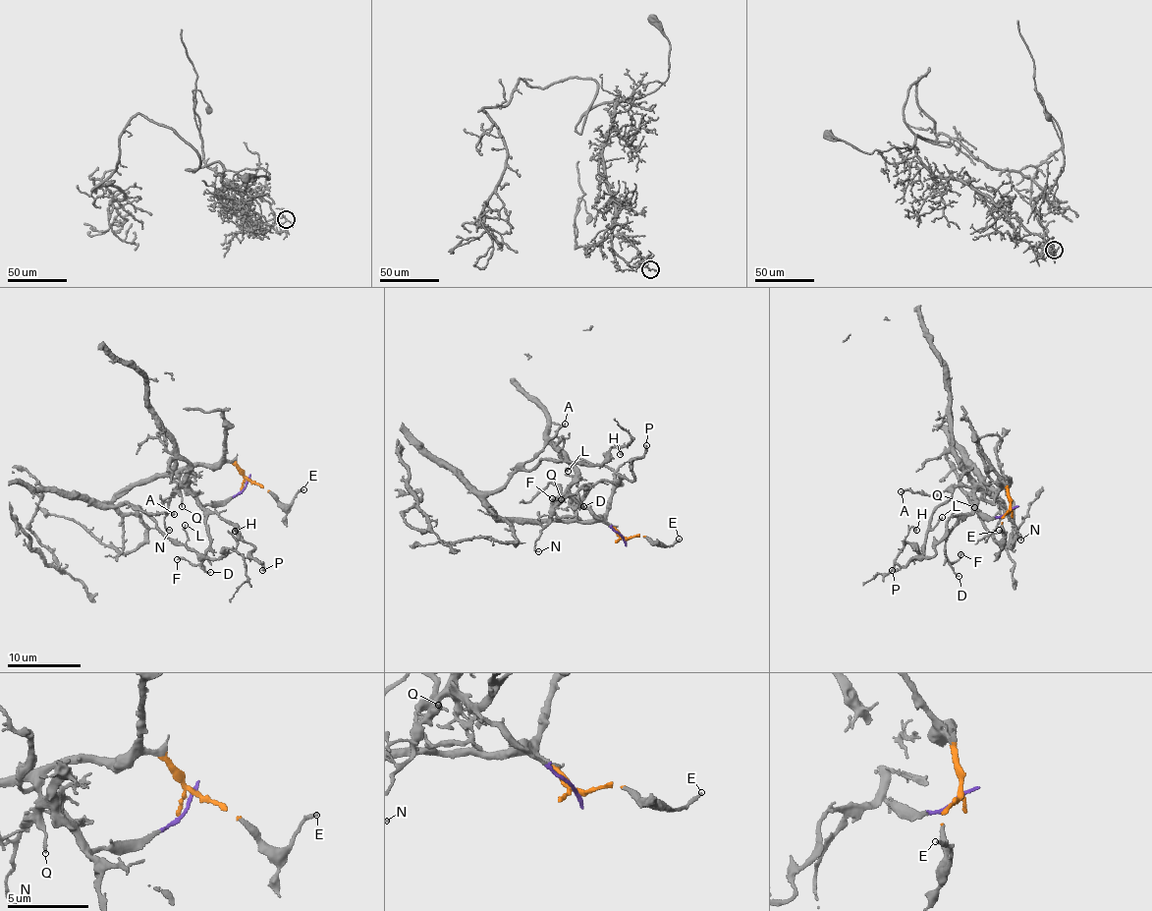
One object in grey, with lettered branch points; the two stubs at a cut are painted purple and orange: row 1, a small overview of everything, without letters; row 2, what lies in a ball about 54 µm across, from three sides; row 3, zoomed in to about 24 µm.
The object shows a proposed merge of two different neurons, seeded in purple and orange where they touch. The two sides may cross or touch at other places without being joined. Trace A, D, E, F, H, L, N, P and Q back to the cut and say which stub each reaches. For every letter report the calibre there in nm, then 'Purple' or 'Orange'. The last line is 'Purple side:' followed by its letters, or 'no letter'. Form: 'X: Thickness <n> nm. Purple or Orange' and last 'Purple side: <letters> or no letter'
A: Thickness 200 nm. Orange
D: Thickness 110 nm. Purple
E: Thickness 200 nm. Orange
F: Thickness 200 nm. Purple
H: Thickness 190 nm. Orange
L: Thickness 130 nm. Orange
N: Thickness 180 nm. Purple
P: Thickness 200 nm. Purple
Q: Thickness 140 nm. Purple
Purple side: D, F, N, P, Q

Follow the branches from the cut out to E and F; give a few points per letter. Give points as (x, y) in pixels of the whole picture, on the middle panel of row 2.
E: (624, 540), (639, 535), (667, 546), (680, 538)
F: (624, 540), (581, 504), (581, 495), (589, 483), (562, 499), (551, 499)

